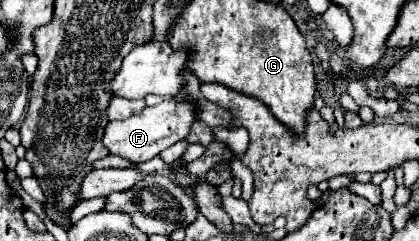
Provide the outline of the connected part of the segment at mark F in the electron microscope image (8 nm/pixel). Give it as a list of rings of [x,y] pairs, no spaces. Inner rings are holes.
[[[165,98],[157,106],[147,106],[143,112],[127,118],[127,120],[113,120],[105,126],[105,134],[101,138],[103,146],[109,154],[117,154],[133,164],[147,162],[155,158],[161,150],[173,146],[175,142],[183,140],[189,134],[189,126],[195,122],[195,106],[193,102],[175,102],[173,98]]]

